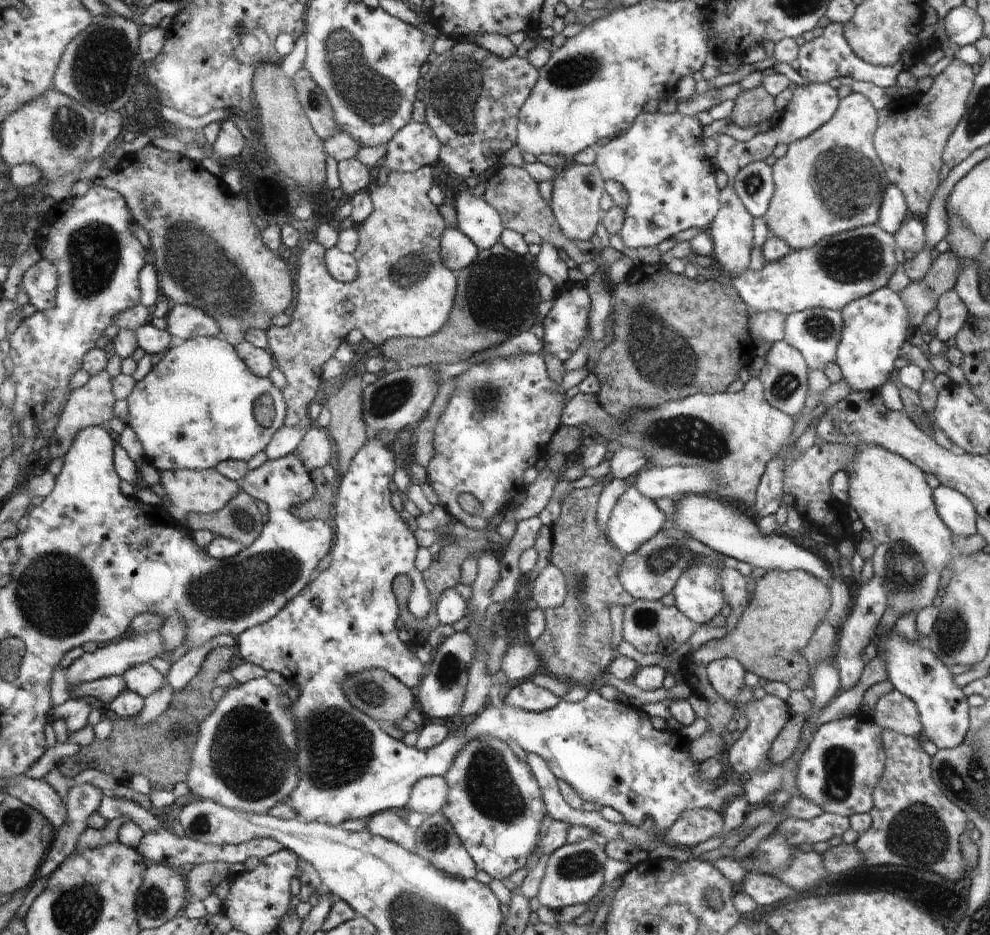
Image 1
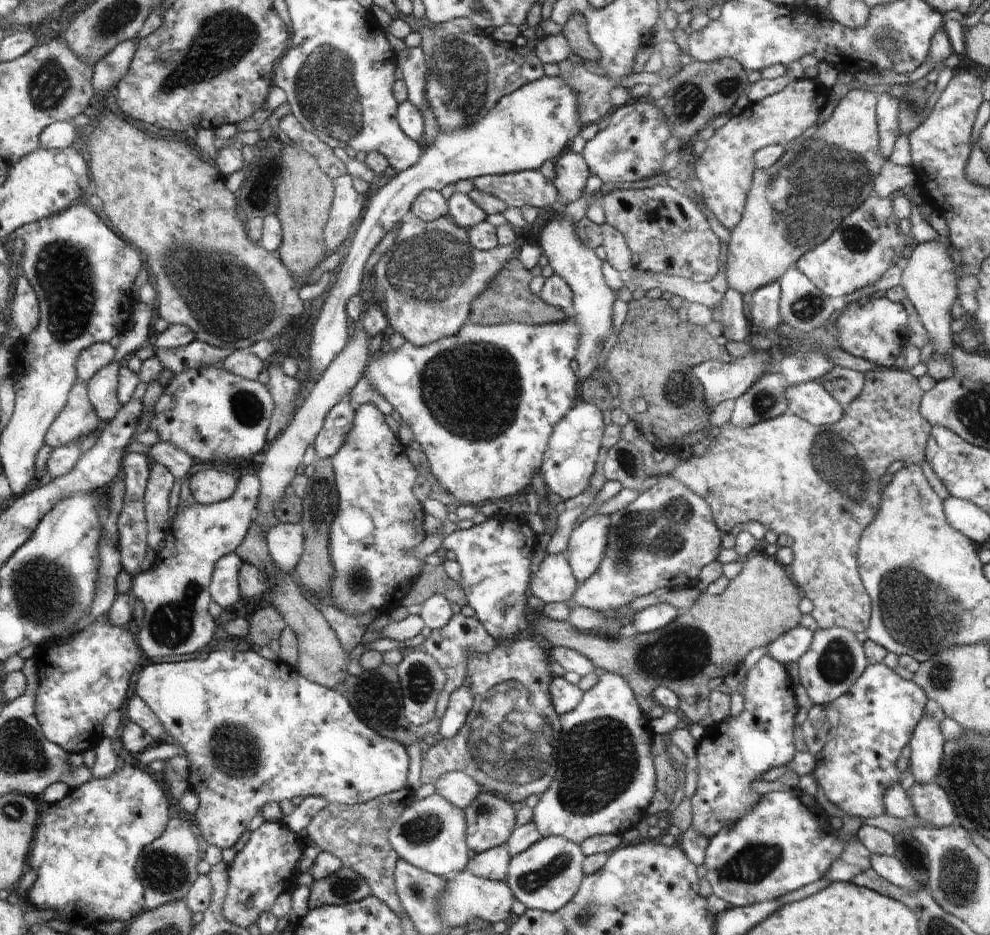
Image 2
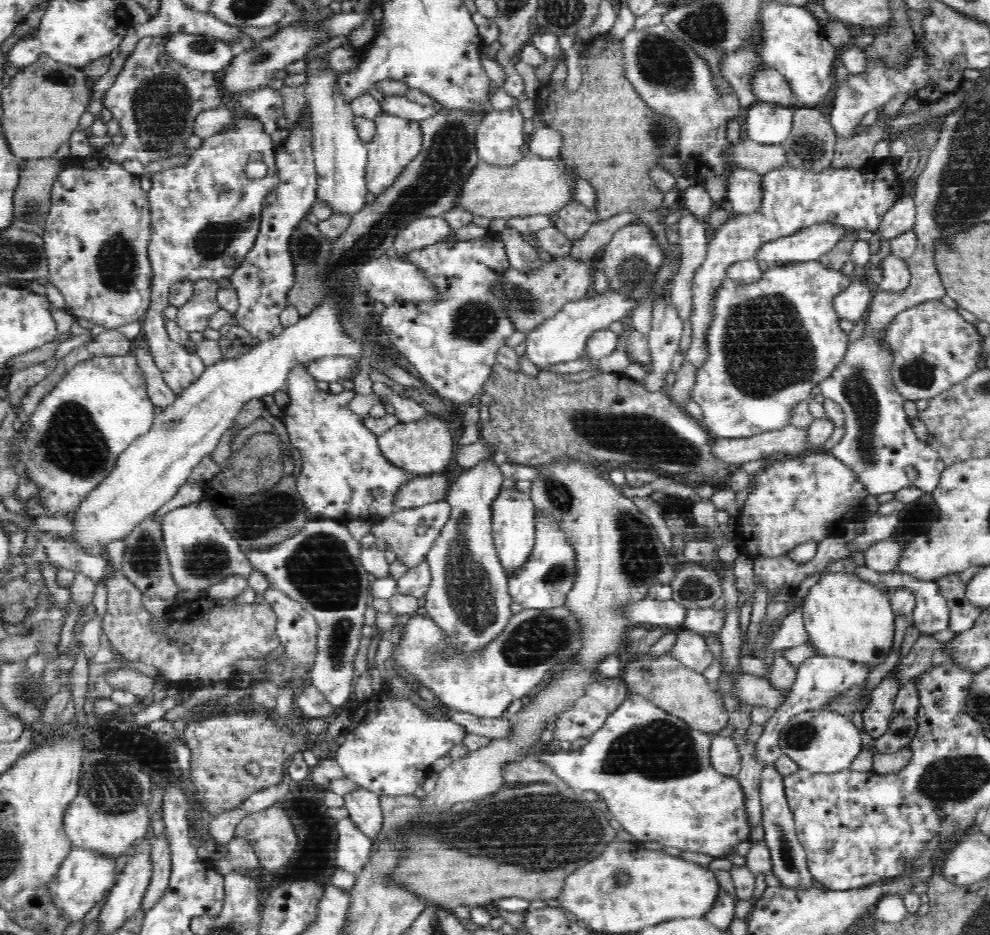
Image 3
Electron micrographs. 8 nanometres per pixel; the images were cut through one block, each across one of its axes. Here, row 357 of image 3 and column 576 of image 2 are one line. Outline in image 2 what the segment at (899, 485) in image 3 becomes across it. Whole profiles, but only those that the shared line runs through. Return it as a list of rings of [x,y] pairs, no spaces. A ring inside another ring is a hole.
[[[562,836],[542,837],[536,844],[511,858],[506,882],[513,889],[518,902],[522,902],[527,909],[552,913],[560,911],[580,890],[582,879],[586,875],[585,857],[580,845],[572,840]]]

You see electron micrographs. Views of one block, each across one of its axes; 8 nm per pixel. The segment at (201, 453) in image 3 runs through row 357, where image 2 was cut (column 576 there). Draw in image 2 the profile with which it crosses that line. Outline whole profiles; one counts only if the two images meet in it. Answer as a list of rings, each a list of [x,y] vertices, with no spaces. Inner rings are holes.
[[[559,213],[554,220],[543,228],[538,244],[541,246],[543,255],[548,258],[552,270],[567,281],[573,290],[571,314],[574,322],[578,324],[577,375],[578,380],[584,382],[586,378],[590,378],[593,375],[594,368],[596,368],[596,364],[600,360],[604,342],[606,342],[606,338],[610,334],[610,328],[612,328],[612,304],[614,304],[616,292],[612,292],[606,286],[602,270],[600,270],[602,262],[598,260],[598,256],[592,250],[588,250],[588,246],[584,248],[576,240],[575,226],[574,232],[572,232],[572,224],[574,222],[566,220],[564,214]]]

